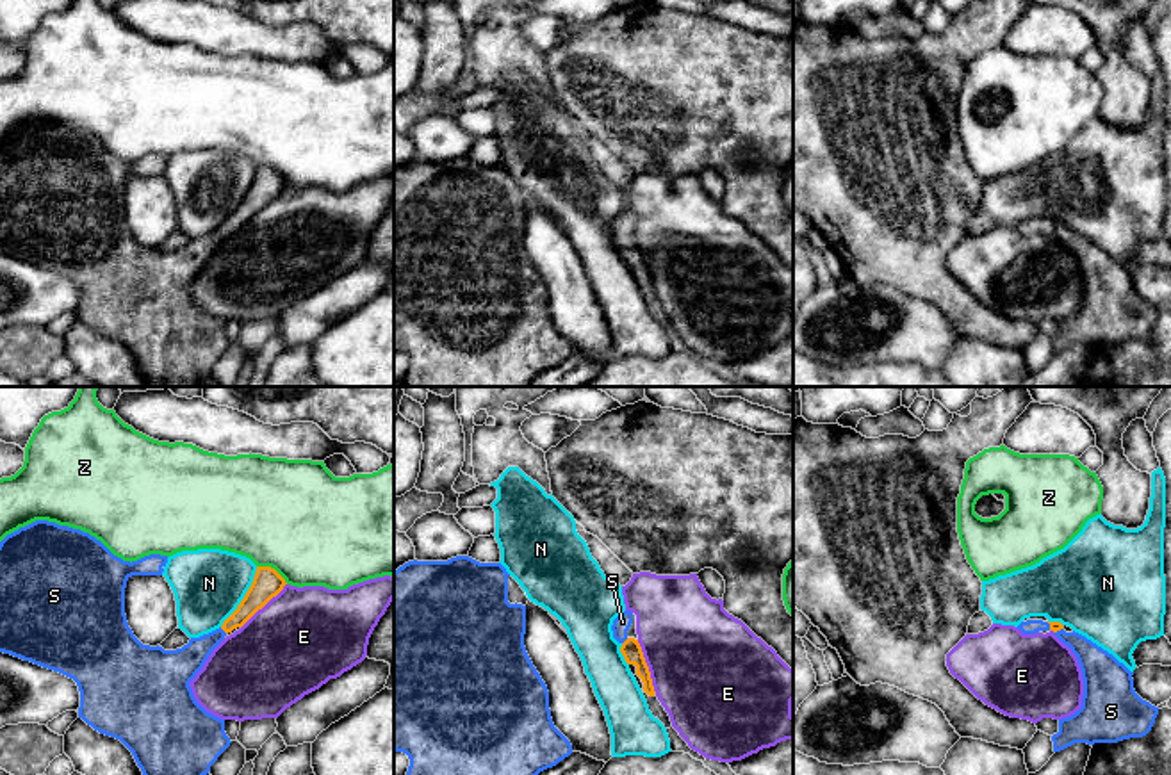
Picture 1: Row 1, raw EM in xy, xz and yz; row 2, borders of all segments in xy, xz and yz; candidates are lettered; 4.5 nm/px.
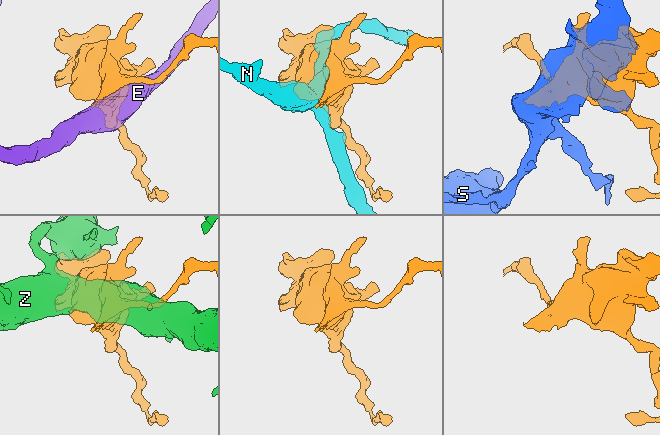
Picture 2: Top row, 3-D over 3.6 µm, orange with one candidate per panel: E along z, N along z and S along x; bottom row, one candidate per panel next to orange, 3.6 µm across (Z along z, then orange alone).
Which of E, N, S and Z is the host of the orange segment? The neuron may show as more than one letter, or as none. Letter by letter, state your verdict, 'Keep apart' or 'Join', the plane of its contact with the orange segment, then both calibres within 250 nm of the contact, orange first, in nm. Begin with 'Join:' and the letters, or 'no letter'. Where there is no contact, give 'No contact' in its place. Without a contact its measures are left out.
Join: S
E: Keep apart. Touches orange in xz. Thickness 90 nm (orange) against 480 nm
N: Keep apart. Touches orange in xy. Thickness 140 nm (orange) against 320 nm
S: Join. Touches orange in xy. Thickness 110 nm (orange) against 150 nm
Z: Keep apart. Touches orange in xy. Thickness 140 nm (orange) against 500 nm

